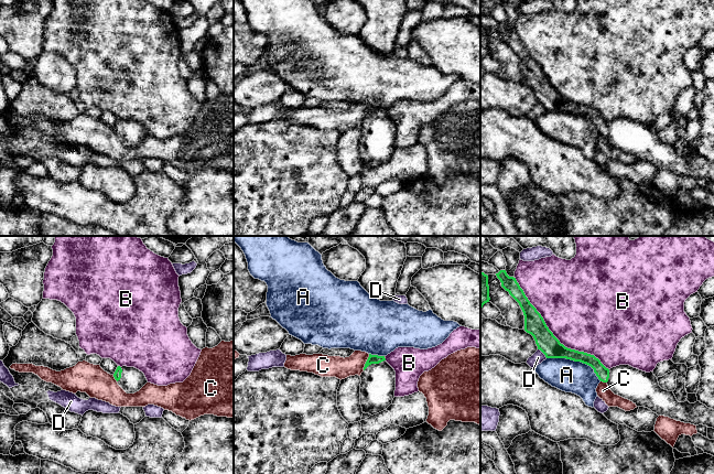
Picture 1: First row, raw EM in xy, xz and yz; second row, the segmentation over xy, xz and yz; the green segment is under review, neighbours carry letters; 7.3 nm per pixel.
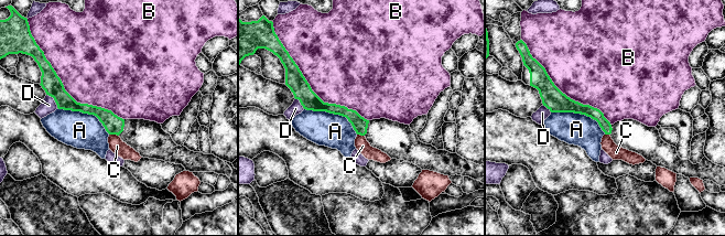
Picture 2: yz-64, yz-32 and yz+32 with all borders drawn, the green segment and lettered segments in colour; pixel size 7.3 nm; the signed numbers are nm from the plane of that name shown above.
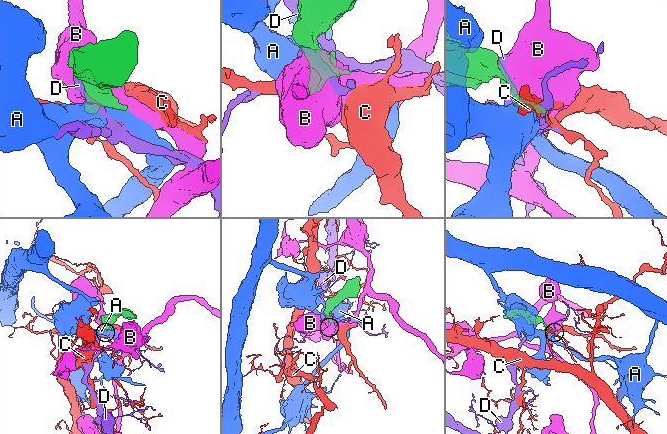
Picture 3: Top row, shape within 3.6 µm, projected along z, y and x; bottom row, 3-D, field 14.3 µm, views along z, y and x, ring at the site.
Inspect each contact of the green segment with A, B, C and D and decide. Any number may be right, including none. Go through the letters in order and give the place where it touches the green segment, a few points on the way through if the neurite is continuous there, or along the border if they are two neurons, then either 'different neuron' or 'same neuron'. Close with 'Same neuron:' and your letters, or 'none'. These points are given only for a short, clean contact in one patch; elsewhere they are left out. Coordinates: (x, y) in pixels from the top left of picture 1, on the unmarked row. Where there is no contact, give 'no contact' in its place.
A: meets green in yz at (575, 114); different neuron
B: meets green in yz at (552, 87); different neuron
C: meets green in xz at (366, 115); border along xz (369, 107), (363, 122); different neuron
D: meets green in yz at (542, 105); different neuron
Same neuron: none

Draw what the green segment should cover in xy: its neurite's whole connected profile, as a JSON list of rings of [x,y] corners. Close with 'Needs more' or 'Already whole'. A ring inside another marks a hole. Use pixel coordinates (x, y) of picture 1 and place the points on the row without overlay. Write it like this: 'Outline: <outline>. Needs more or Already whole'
Outline: [[[118,119],[113,130],[127,147],[139,144],[148,136],[144,127],[134,120]]]. Needs more

